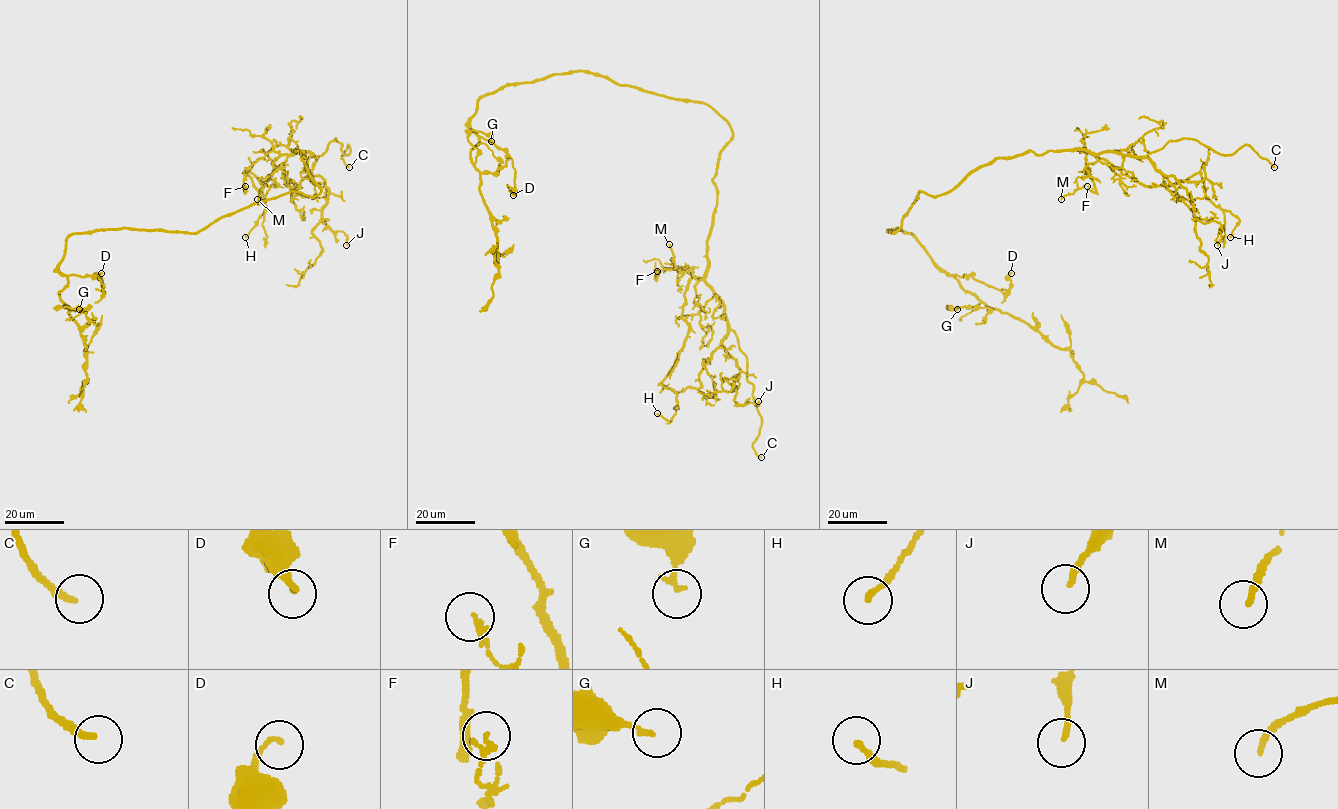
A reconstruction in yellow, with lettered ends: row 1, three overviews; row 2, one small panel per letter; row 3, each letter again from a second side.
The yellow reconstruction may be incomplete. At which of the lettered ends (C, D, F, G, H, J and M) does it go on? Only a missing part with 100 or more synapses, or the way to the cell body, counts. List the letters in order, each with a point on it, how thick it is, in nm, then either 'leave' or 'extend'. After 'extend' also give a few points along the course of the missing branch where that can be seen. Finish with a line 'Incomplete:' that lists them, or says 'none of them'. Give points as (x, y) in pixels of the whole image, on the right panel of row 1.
C: at (1274, 167); 240 nm thick; extend; missing branch runs (1274, 167), (1286, 182), (1297, 182)
D: at (1011, 273); 130 nm thick; leave
F: at (1087, 186); 190 nm thick; leave
G: at (957, 309); 160 nm thick; leave
H: at (1230, 237); 180 nm thick; leave
J: at (1217, 245); 160 nm thick; leave
M: at (1061, 199); 170 nm thick; leave
Incomplete: C

